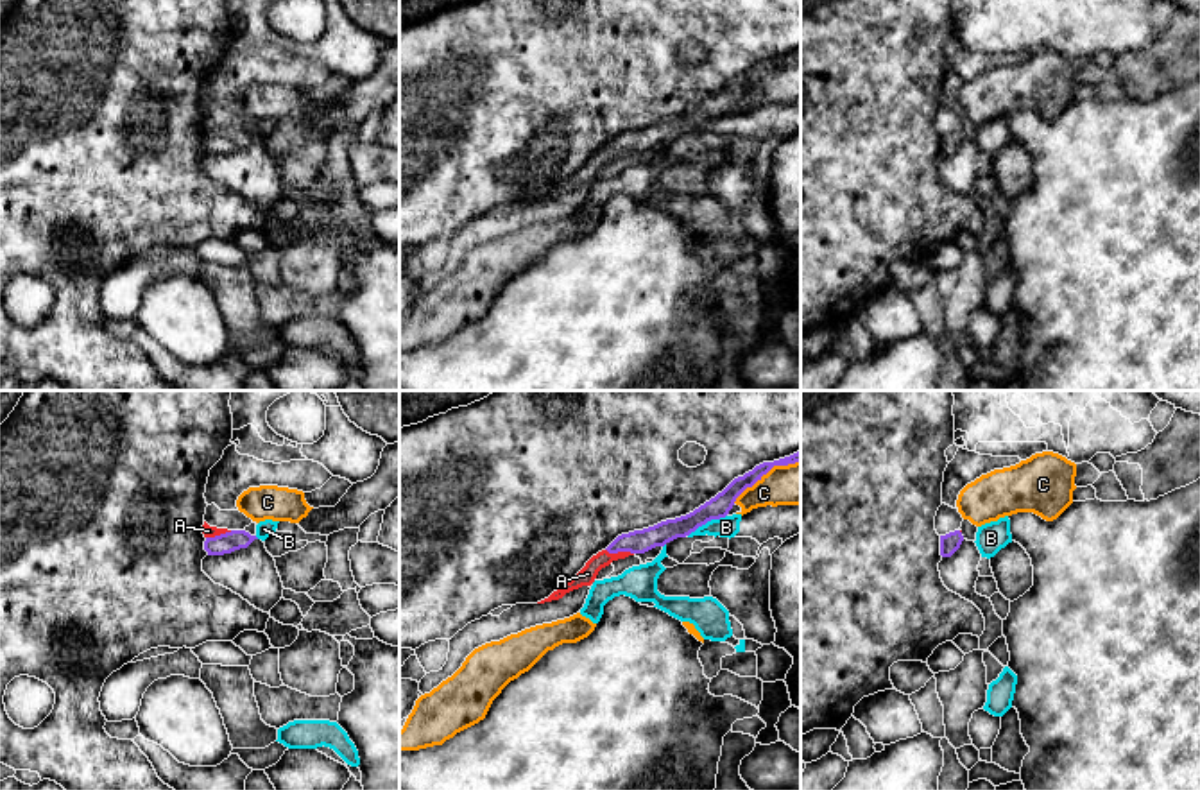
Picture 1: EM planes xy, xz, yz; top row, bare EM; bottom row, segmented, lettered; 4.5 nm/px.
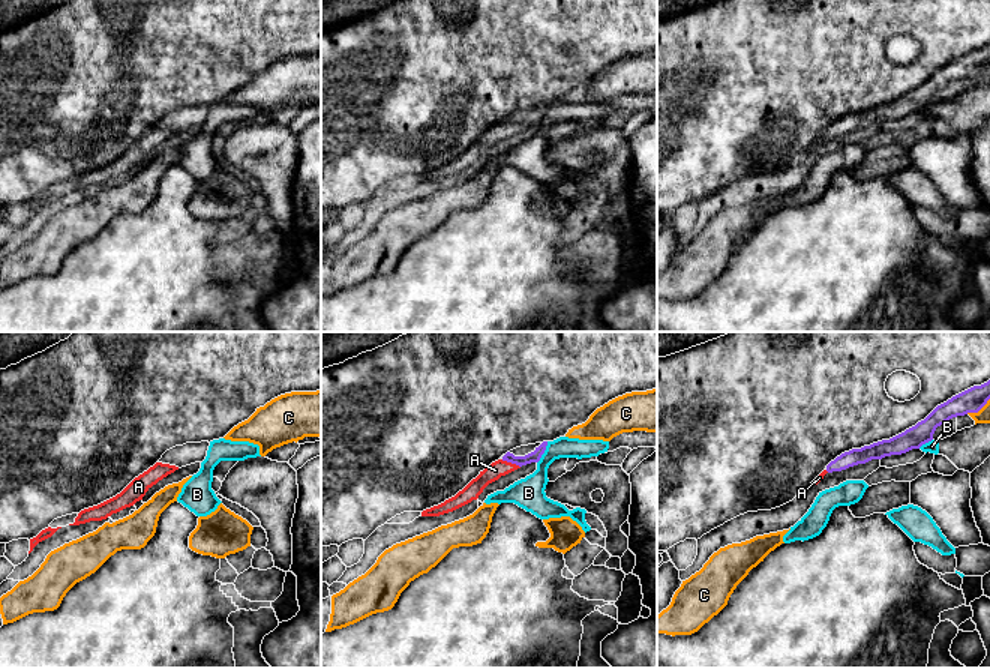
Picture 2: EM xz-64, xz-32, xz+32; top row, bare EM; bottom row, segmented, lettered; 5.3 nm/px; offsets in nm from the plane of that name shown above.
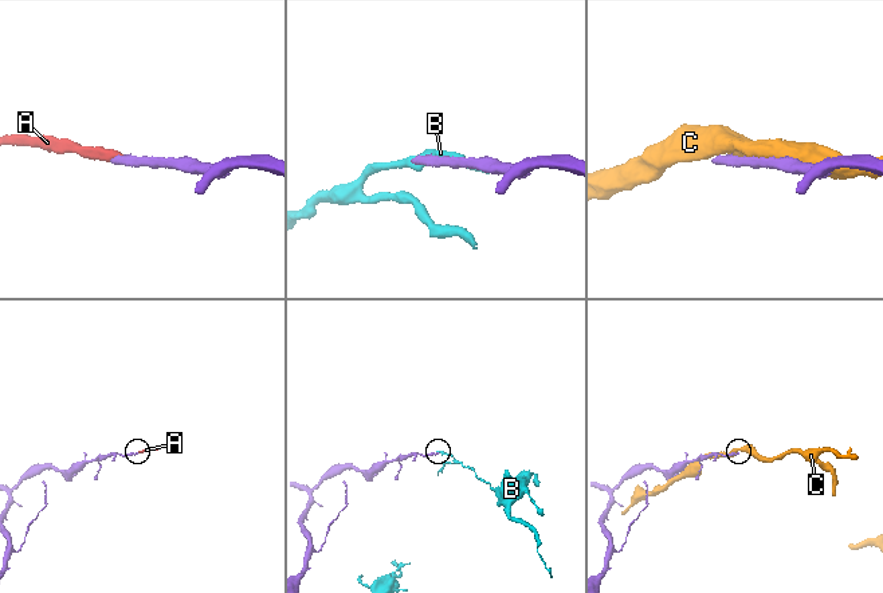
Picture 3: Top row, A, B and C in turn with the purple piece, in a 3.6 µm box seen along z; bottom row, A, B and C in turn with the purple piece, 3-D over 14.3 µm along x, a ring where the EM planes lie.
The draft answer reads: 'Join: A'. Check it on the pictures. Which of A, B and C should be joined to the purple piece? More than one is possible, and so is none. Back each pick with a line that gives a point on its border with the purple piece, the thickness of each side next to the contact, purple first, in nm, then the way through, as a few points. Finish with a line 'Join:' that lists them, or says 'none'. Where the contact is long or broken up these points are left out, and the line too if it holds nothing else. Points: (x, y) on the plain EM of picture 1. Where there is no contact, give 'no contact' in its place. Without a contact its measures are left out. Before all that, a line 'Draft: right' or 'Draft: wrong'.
Draft: right
A: contact xz (620, 149); calibres 110 and 80 nm; way xz (638, 140), (627, 142), (620, 149), (611, 151), (588, 172)
Join: A

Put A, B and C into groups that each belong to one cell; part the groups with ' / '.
A / B / C

